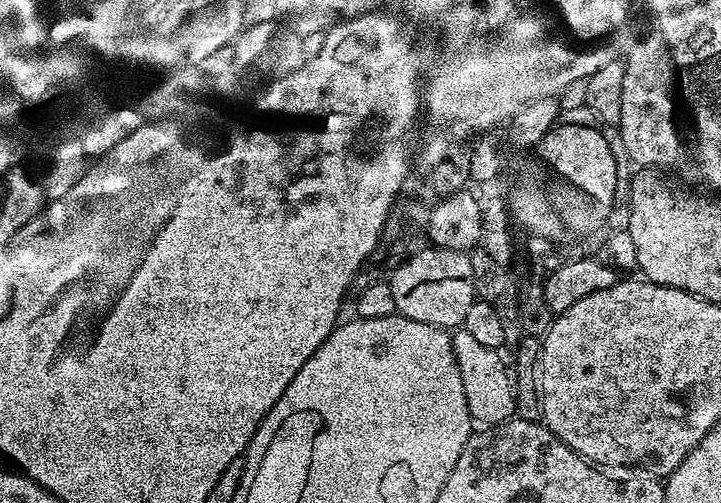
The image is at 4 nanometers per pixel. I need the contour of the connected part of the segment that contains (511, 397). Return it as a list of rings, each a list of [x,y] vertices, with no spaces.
[[[462,330],[451,333],[454,358],[462,374],[462,390],[466,390],[466,406],[473,421],[480,426],[500,424],[503,420],[513,419],[516,410],[514,380],[510,368],[504,365],[501,353],[490,346],[481,346],[470,334]]]

